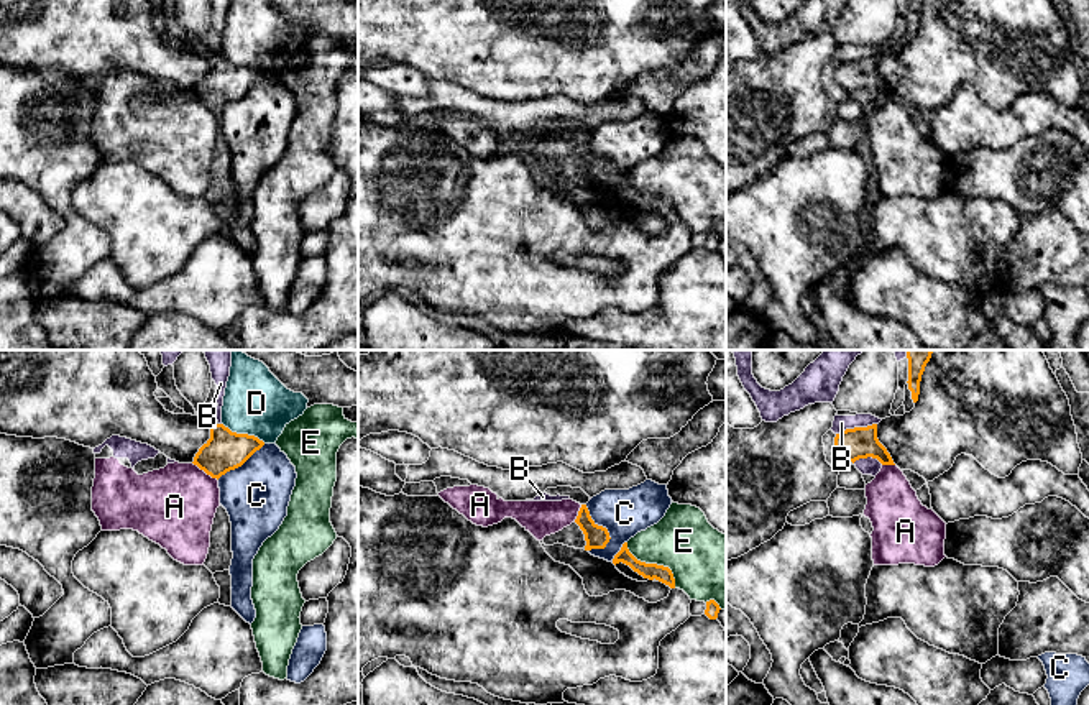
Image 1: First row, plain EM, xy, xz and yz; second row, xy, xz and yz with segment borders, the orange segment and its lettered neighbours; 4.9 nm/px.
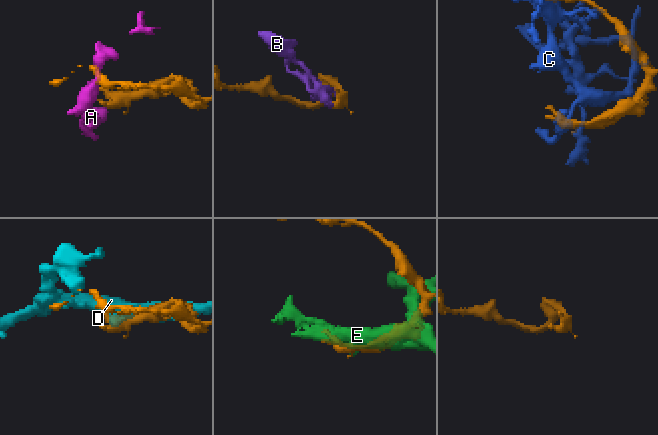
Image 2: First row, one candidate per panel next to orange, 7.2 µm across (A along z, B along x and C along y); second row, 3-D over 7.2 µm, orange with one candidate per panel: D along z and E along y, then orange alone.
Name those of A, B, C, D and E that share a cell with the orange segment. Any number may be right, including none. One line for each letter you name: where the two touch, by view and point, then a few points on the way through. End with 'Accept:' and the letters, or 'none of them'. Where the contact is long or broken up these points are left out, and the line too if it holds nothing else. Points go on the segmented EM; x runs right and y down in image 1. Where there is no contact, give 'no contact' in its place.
Accept: none of them

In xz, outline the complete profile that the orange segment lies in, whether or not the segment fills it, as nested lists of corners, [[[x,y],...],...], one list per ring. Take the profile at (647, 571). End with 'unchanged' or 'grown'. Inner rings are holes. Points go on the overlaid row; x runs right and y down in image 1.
[[[627,542],[623,544],[621,551],[613,559],[614,565],[619,562],[629,565],[634,572],[637,572],[644,578],[649,578],[649,580],[655,578],[655,580],[669,585],[670,588],[675,588],[675,578],[673,578],[673,574],[669,567],[657,565],[657,564],[646,564],[646,562],[637,560],[629,552]]]; unchanged

